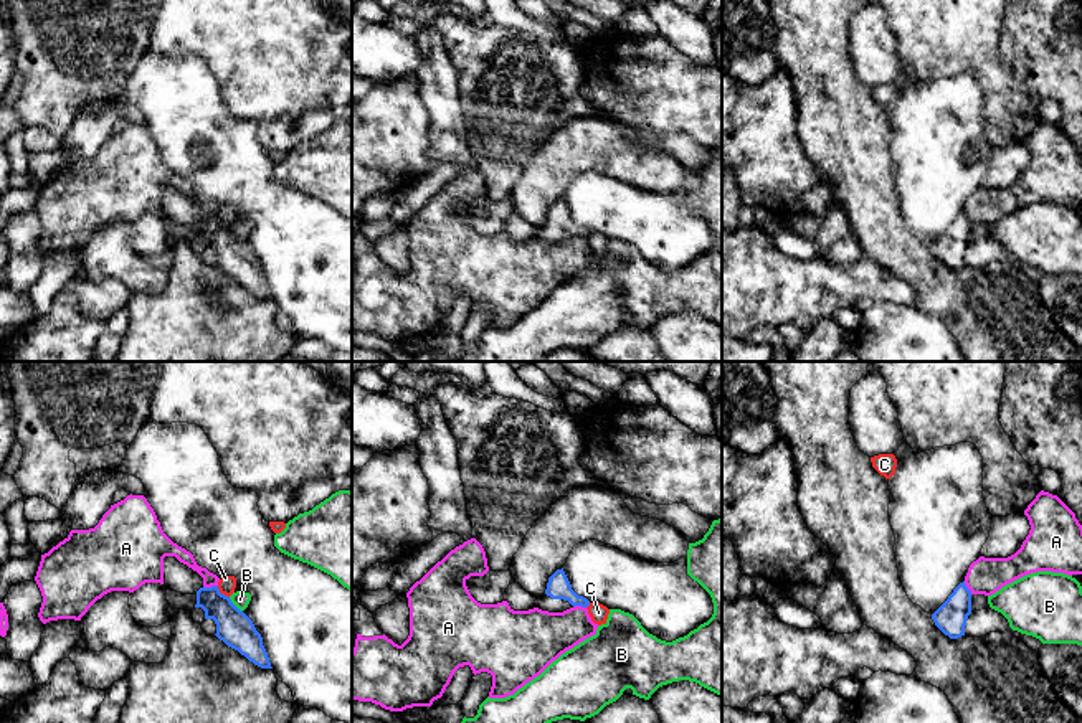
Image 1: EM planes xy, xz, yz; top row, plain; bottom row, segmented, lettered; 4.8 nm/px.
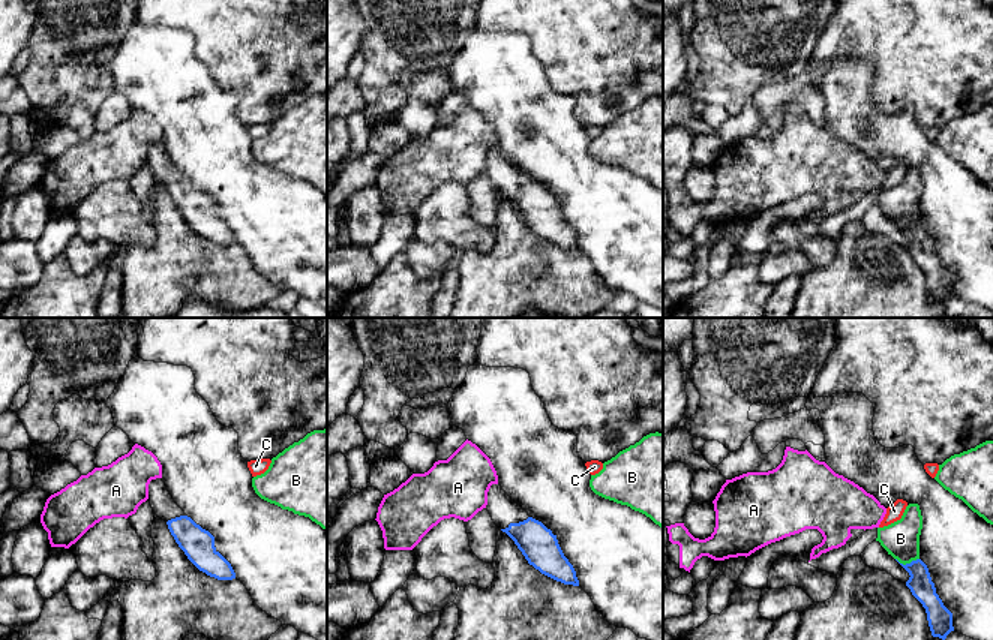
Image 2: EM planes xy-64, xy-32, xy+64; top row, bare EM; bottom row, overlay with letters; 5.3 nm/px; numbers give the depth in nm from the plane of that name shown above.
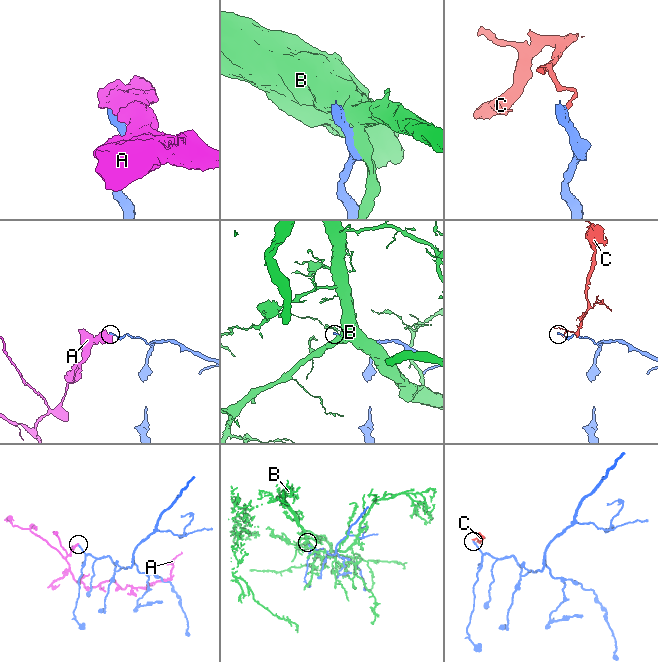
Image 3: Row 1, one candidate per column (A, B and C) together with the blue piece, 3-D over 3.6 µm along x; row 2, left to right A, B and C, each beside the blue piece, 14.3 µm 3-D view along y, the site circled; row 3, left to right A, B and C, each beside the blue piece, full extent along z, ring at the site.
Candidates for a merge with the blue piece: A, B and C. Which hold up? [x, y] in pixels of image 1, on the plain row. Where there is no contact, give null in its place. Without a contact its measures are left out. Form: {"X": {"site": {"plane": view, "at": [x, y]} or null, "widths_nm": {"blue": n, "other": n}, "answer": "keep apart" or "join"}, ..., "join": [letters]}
{"A": {"site": {"plane": "xy", "at": [212, 217]}, "widths_nm": {"blue": 170, "other": 70}, "answer": "keep apart"}, "B": {"site": {"plane": "xy", "at": [233, 235]}, "widths_nm": {"blue": 170, "other": 80}, "answer": "keep apart"}, "C": {"site": {"plane": "xy", "at": [220, 223]}, "widths_nm": {"blue": 170, "other": 90}, "answer": "keep apart"}, "join": []}

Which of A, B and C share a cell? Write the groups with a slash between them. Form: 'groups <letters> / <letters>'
groups A / B / C

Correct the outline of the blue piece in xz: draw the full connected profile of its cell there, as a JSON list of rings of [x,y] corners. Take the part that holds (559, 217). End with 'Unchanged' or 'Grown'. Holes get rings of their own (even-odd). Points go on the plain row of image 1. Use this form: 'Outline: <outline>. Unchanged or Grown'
Outline: [[[563,198],[557,200],[548,208],[545,223],[535,229],[535,238],[548,243],[563,243],[575,236],[588,238],[590,231],[572,220]]]. Grown

